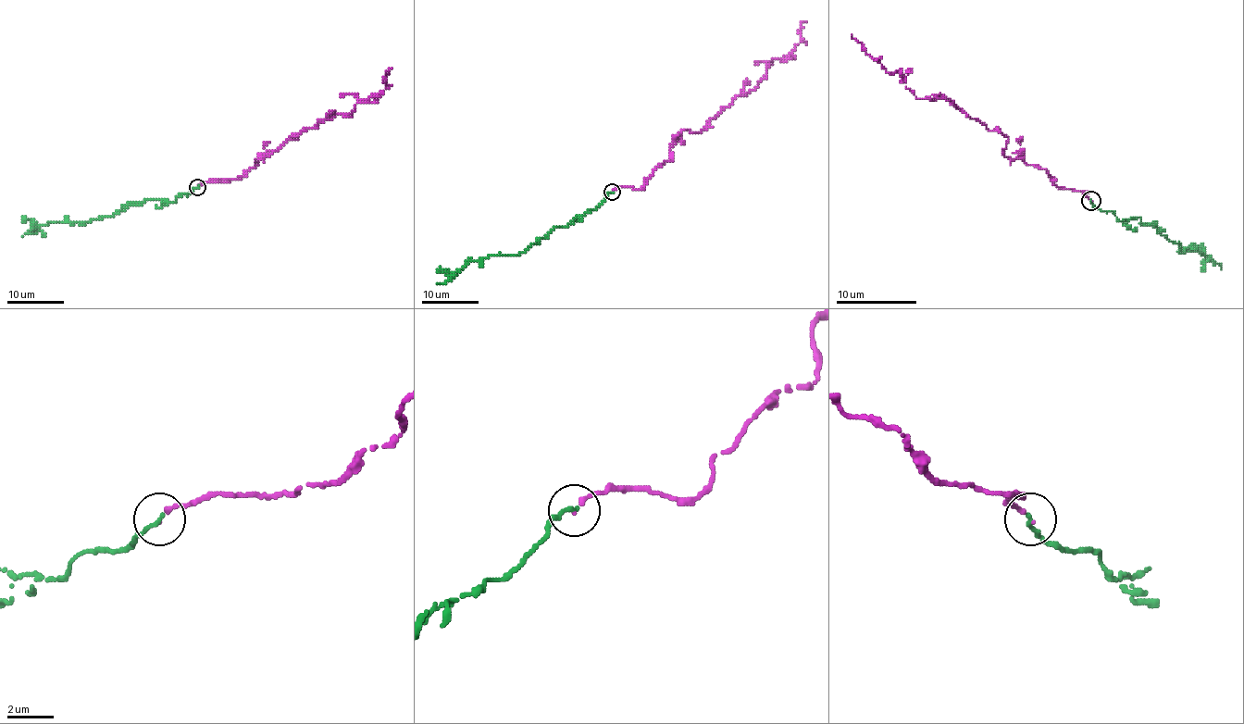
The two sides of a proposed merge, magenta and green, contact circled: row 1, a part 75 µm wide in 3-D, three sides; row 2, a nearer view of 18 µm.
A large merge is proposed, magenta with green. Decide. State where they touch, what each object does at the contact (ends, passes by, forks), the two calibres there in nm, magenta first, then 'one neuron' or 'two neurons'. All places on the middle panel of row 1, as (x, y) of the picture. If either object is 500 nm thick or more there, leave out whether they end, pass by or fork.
place (612, 192); magenta ends; green ends; calibres 150 and 200 nm; one neuron

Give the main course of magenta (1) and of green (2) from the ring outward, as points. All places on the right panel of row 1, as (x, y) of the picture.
1: (1092, 201), (1085, 191), (1061, 189), (1044, 168), (1006, 156), (1006, 137), (946, 98), (918, 98), (852, 34)
2: (1090, 201), (1102, 211), (1114, 211), (1118, 221), (1138, 217), (1181, 245), (1178, 251), (1205, 253), (1221, 269)

